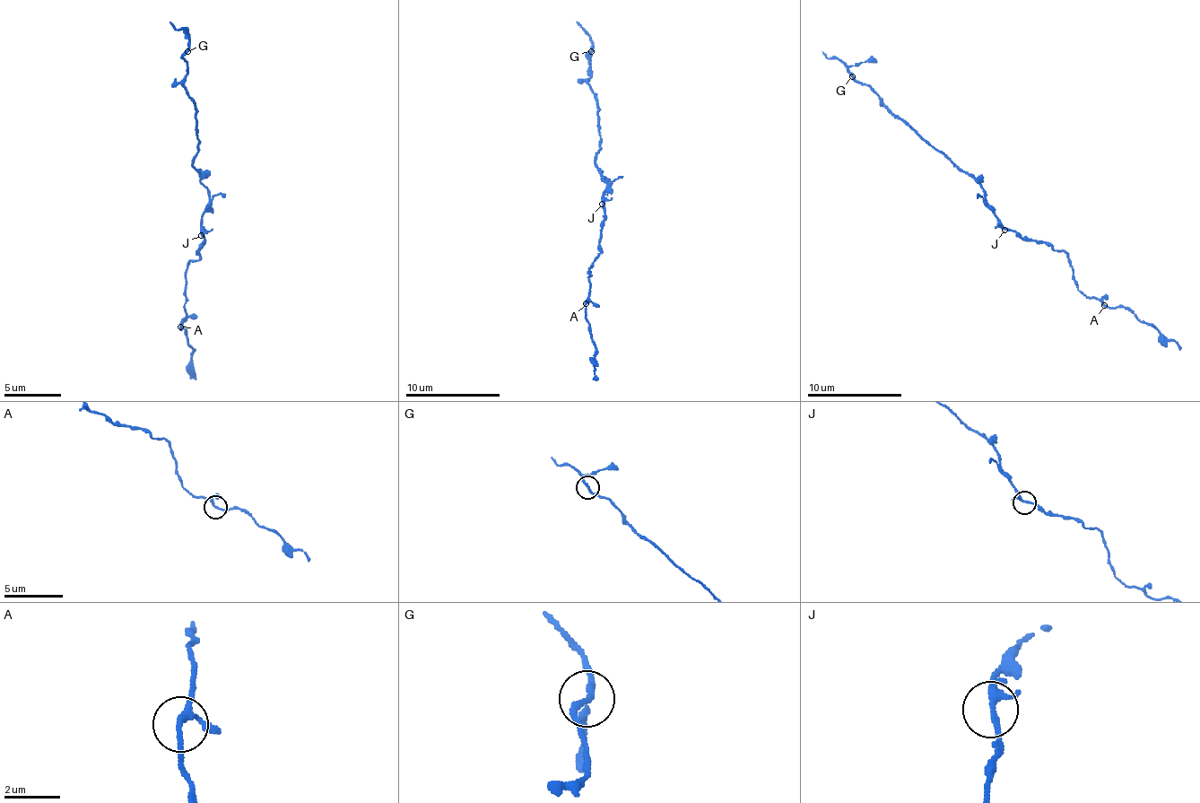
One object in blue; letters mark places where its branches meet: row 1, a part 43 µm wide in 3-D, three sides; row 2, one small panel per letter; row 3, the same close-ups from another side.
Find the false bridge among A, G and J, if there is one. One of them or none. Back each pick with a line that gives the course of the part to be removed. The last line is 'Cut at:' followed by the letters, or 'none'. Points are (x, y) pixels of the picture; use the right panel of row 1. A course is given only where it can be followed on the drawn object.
Cut at: none

